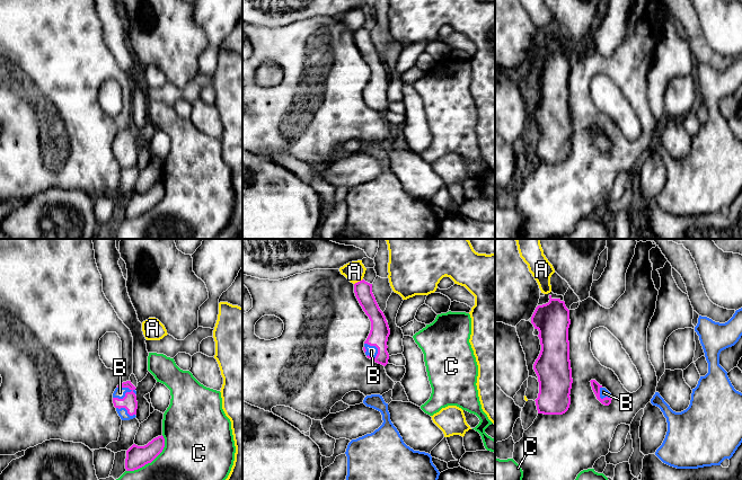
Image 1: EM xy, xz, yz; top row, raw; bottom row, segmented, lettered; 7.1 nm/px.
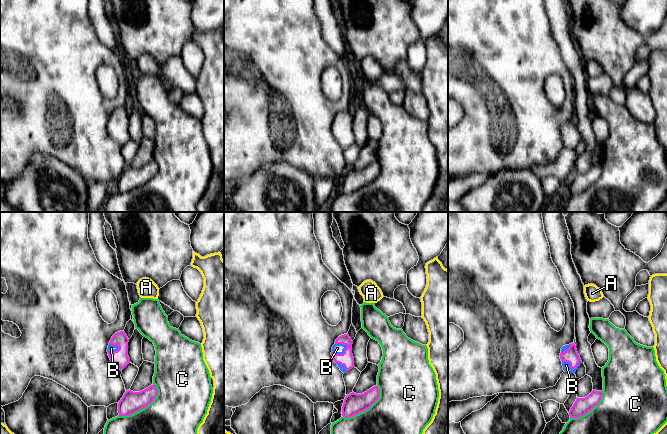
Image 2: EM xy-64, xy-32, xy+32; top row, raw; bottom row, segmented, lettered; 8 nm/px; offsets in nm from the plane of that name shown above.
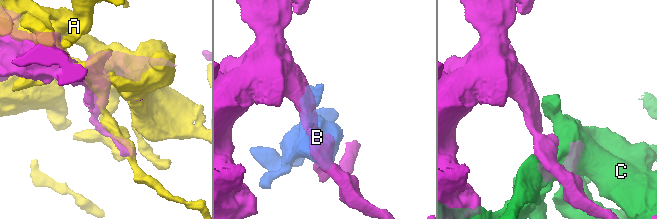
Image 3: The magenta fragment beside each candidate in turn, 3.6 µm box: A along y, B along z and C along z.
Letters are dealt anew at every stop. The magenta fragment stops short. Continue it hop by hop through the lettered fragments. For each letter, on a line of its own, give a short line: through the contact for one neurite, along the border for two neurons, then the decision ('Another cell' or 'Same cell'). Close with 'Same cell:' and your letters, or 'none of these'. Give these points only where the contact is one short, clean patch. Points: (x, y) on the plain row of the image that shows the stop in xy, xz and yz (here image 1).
A: Another cell
B: Line: xy (129, 149), (125, 143), (120, 140). Same cell
C: Another cell
Same cell: B

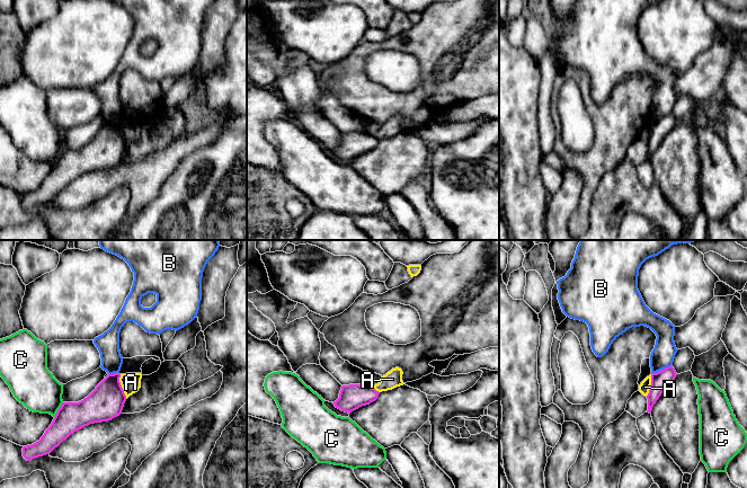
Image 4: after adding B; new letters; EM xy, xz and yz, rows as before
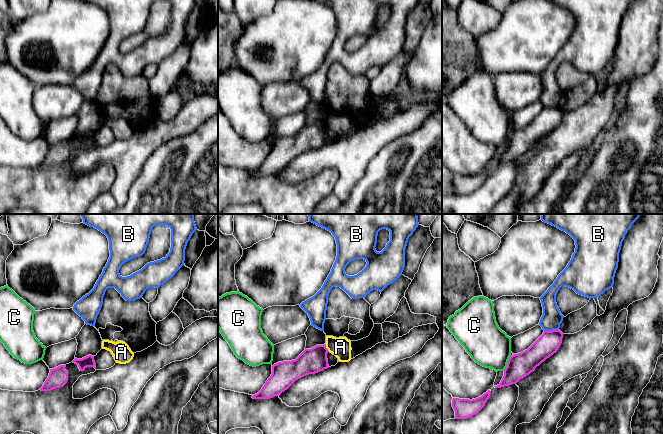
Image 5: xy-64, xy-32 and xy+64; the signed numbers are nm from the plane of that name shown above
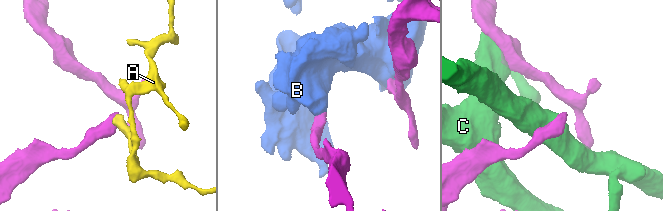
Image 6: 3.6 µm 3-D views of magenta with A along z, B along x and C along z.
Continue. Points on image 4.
A: Line: xy (119, 122), (119, 132), (126, 145). Another cell
B: Line: yz (670, 113), (651, 121). Another cell
C: Another cell
Same cell: none of these

